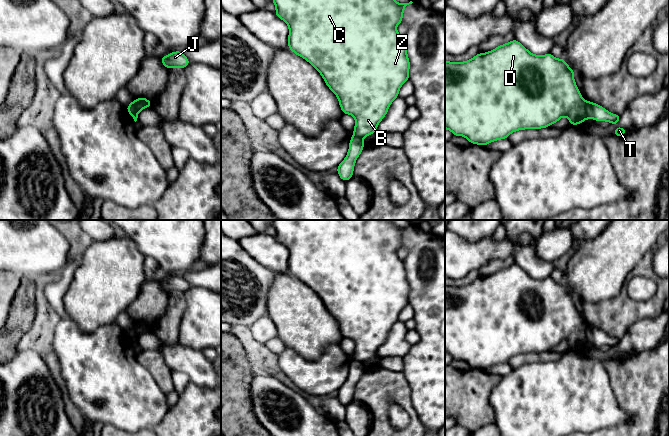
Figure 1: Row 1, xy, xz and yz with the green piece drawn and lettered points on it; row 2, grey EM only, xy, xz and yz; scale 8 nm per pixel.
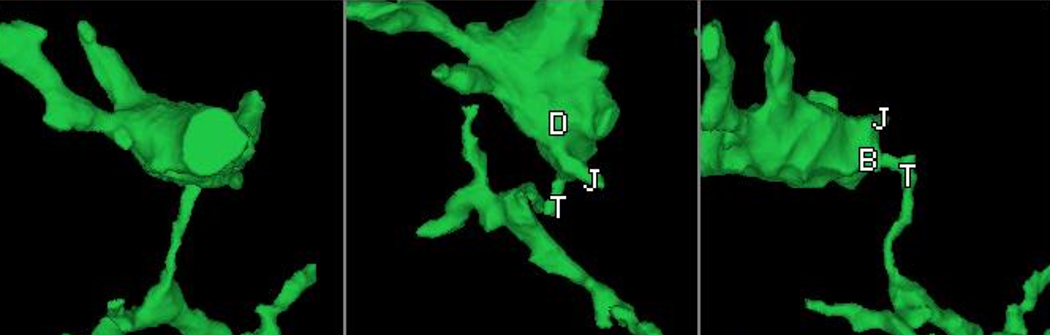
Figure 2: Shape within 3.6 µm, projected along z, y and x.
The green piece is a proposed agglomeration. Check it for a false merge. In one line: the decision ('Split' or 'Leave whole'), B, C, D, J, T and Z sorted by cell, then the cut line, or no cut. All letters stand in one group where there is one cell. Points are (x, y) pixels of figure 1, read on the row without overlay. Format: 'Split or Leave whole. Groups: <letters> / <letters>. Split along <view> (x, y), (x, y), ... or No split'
Split. Groups: B C D J Z / T. Split along yz (587, 325), (586, 341)

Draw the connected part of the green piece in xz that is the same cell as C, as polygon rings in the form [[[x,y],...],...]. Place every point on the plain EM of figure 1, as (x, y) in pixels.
[[[273,220],[272,226],[276,231],[276,240],[289,251],[288,272],[296,279],[309,286],[323,301],[328,312],[337,320],[343,338],[355,342],[353,359],[365,362],[377,356],[377,349],[386,340],[391,327],[399,320],[399,313],[409,304],[410,285],[407,279],[405,264],[396,251],[402,247],[403,236],[409,227],[397,227],[393,220]]]

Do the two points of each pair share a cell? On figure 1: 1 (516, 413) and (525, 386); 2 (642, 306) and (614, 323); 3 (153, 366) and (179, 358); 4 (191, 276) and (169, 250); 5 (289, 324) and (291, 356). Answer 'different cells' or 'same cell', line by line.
1: same cell
2: same cell
3: different cells
4: different cells
5: different cells

